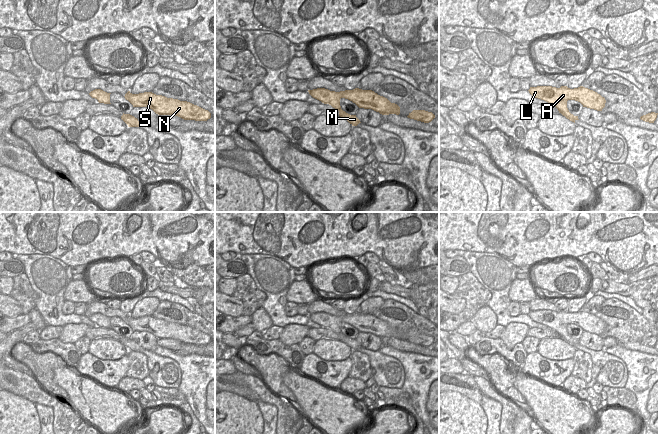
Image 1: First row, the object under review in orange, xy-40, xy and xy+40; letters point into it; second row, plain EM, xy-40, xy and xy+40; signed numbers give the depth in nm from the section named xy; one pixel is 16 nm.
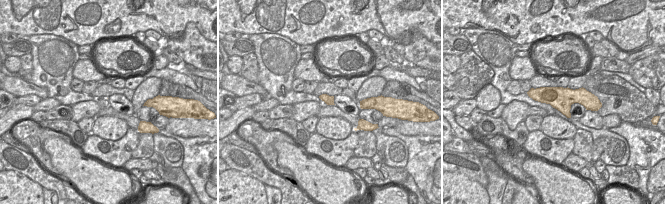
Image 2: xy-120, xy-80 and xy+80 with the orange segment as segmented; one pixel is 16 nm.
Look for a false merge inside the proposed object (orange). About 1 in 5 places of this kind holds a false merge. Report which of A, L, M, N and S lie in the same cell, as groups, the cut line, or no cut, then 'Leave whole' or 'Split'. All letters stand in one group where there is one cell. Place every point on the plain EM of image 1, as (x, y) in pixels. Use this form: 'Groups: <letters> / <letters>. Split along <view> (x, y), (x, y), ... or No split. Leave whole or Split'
Groups: A L M N S. No split. Leave whole.

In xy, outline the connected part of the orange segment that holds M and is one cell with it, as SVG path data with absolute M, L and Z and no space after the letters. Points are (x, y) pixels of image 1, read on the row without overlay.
M317 312L308 314L308 316L313 322L337 333L339 340L347 344L352 350L357 350L361 346L356 339L350 339L341 333L341 322L352 325L359 332L372 333L382 339L400 338L400 331L397 328L391 327L387 322L378 319L372 314L355 312L353 314L335 316L325 312Z

